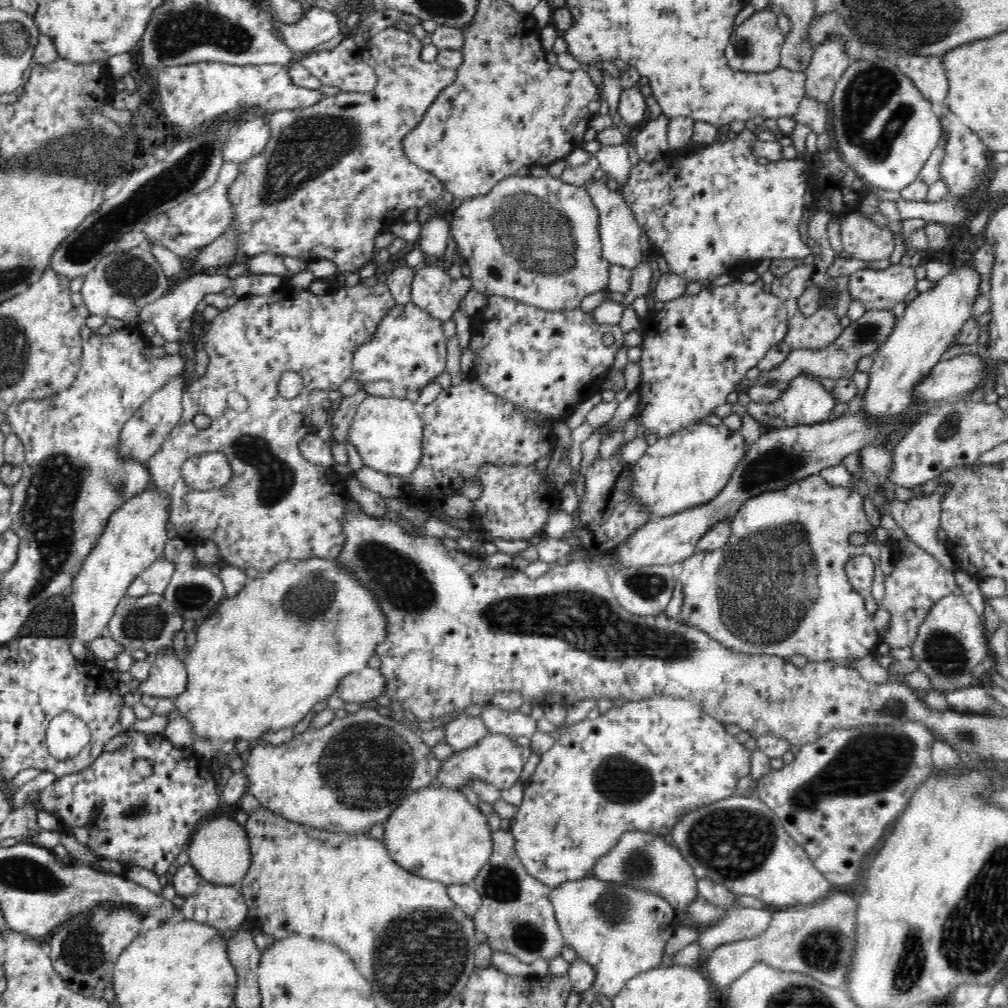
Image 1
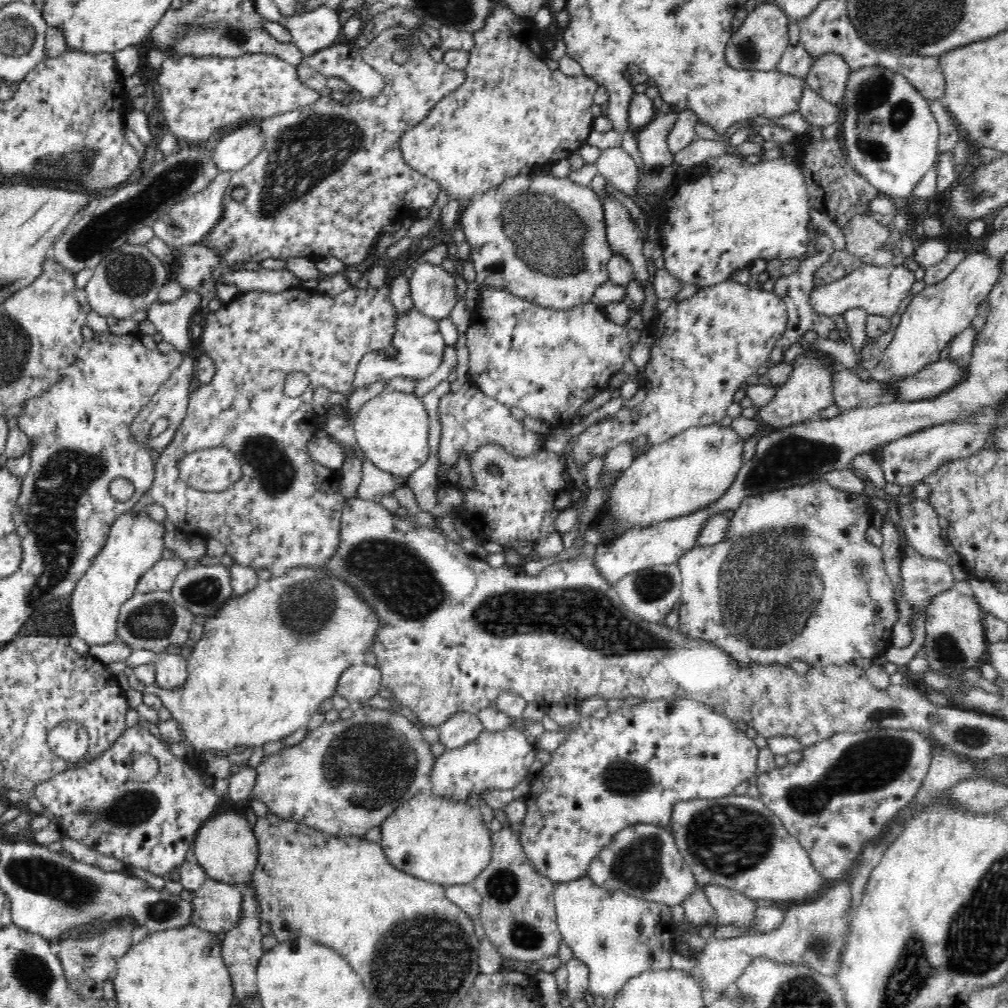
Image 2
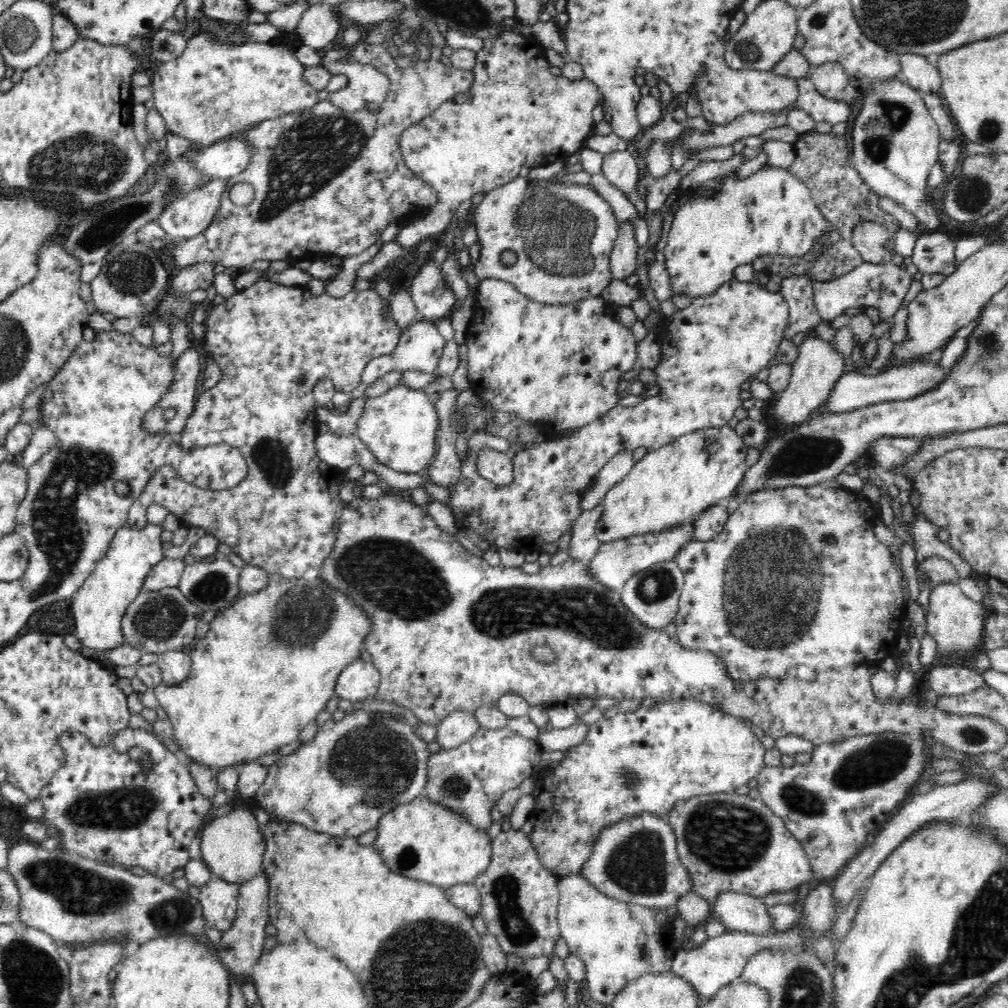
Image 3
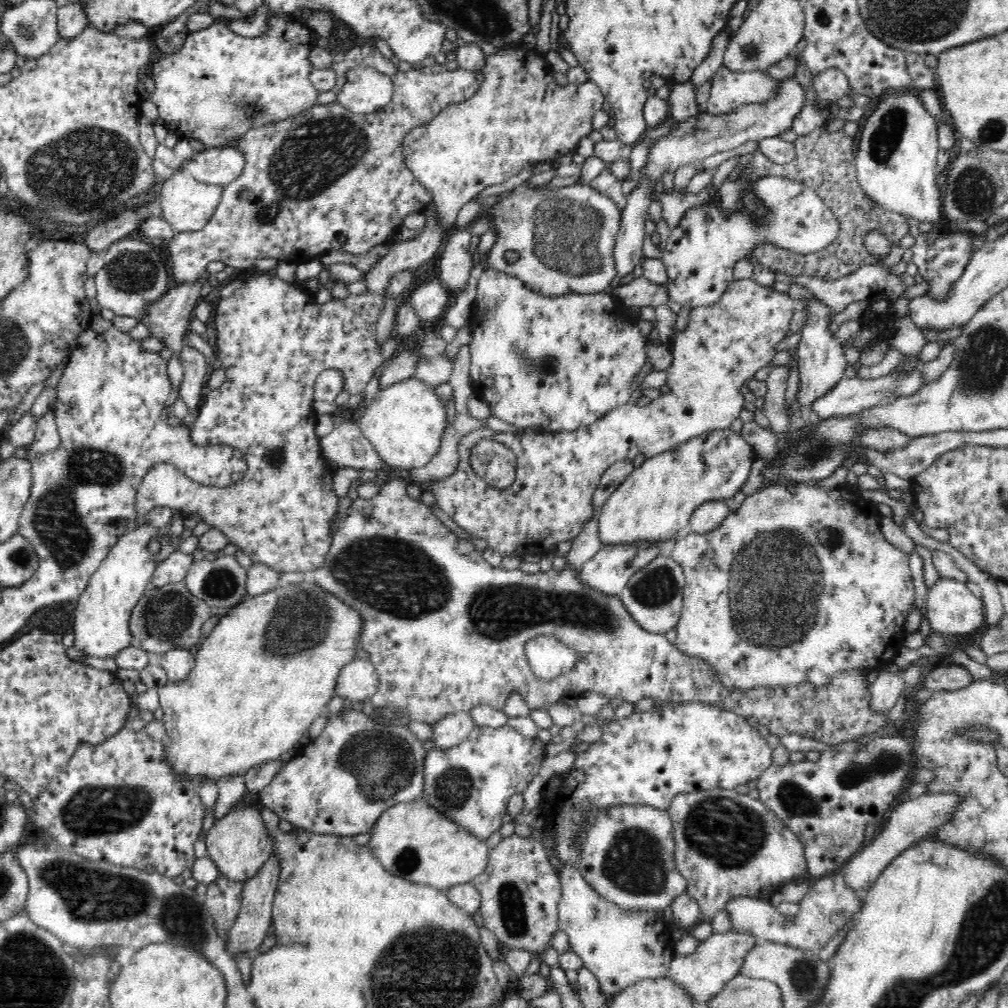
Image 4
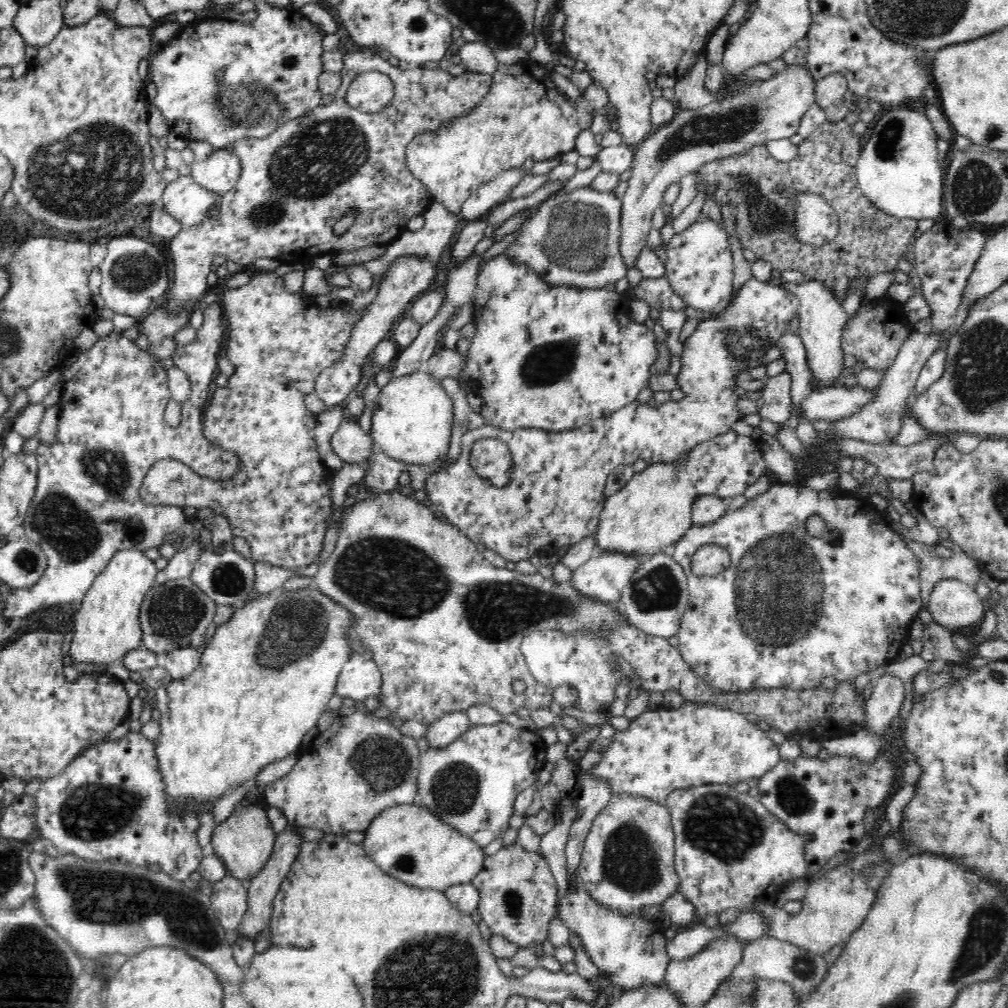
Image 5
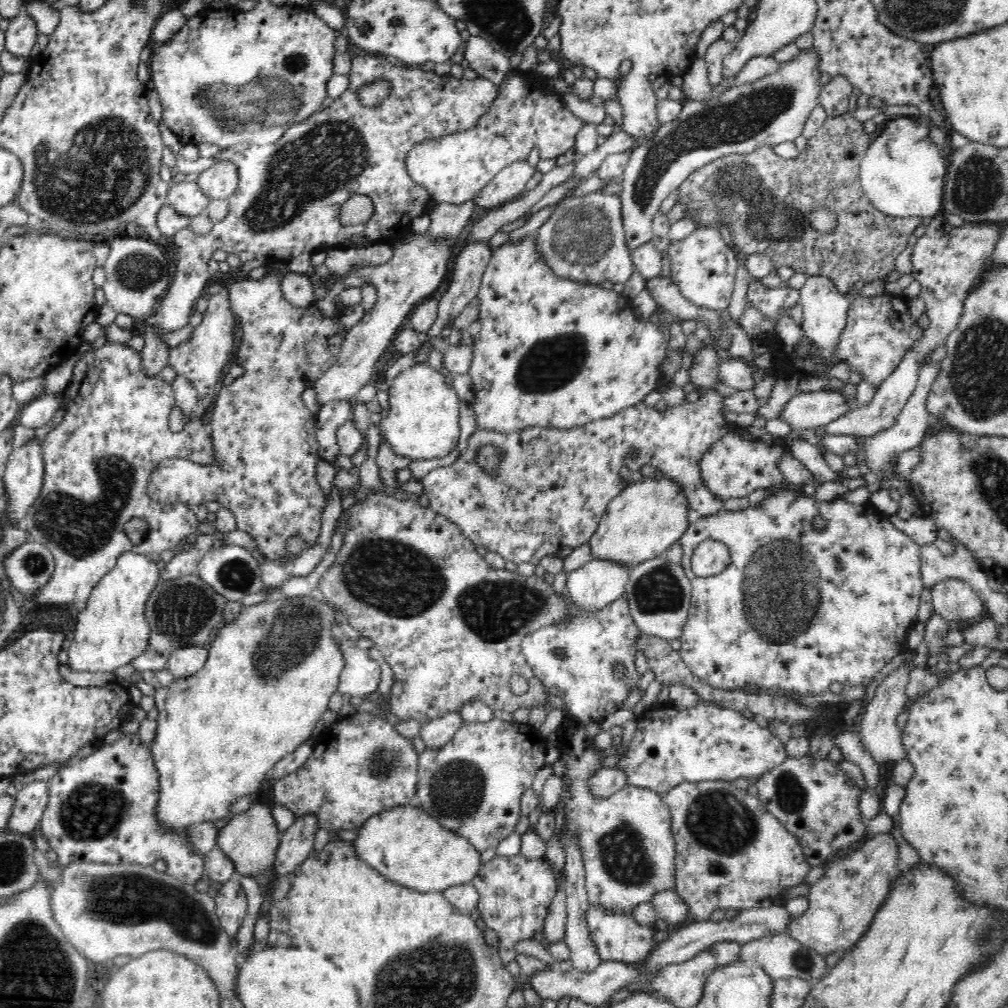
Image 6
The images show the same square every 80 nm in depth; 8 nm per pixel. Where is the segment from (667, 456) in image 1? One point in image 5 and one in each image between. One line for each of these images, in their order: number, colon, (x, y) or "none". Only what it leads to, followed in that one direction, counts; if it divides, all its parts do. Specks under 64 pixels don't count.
2: (694, 468)
3: (674, 484)
4: (657, 500)
5: (653, 510)

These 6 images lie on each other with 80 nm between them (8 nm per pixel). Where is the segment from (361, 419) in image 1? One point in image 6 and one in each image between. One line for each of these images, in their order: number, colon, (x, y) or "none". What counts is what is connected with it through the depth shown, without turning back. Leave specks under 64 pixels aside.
2: (391, 429)
3: (399, 427)
4: (404, 422)
5: (412, 421)
6: (421, 420)

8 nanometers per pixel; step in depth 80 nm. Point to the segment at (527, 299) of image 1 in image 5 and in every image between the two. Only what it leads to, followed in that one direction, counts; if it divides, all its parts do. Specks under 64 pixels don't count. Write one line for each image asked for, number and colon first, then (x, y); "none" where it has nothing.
2: (543, 238)
3: (552, 240)
4: (556, 240)
5: (571, 239)

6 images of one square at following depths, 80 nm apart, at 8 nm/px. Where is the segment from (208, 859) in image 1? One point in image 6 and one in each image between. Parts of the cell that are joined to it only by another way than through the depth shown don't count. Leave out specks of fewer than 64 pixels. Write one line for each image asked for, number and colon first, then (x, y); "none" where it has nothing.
2: (224, 846)
3: (232, 846)
4: (238, 844)
5: (244, 842)
6: (250, 839)

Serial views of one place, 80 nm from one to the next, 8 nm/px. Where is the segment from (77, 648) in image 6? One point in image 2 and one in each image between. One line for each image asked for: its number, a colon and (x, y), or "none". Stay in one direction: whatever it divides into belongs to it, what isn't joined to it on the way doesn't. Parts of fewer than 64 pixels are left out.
2: (134, 543)
3: (98, 607)
4: (101, 613)
5: (106, 628)

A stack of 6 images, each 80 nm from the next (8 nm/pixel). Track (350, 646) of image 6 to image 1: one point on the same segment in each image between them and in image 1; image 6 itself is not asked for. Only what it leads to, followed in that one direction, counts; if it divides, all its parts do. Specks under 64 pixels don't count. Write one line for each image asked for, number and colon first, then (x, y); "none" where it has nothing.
1: (359, 687)
2: (359, 683)
3: (359, 681)
4: (358, 680)
5: (359, 679)

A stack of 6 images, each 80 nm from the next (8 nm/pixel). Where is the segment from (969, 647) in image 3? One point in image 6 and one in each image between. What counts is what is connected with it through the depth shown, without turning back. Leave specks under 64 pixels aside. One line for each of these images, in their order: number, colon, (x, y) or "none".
4: (953, 611)
5: (953, 604)
6: (952, 598)

